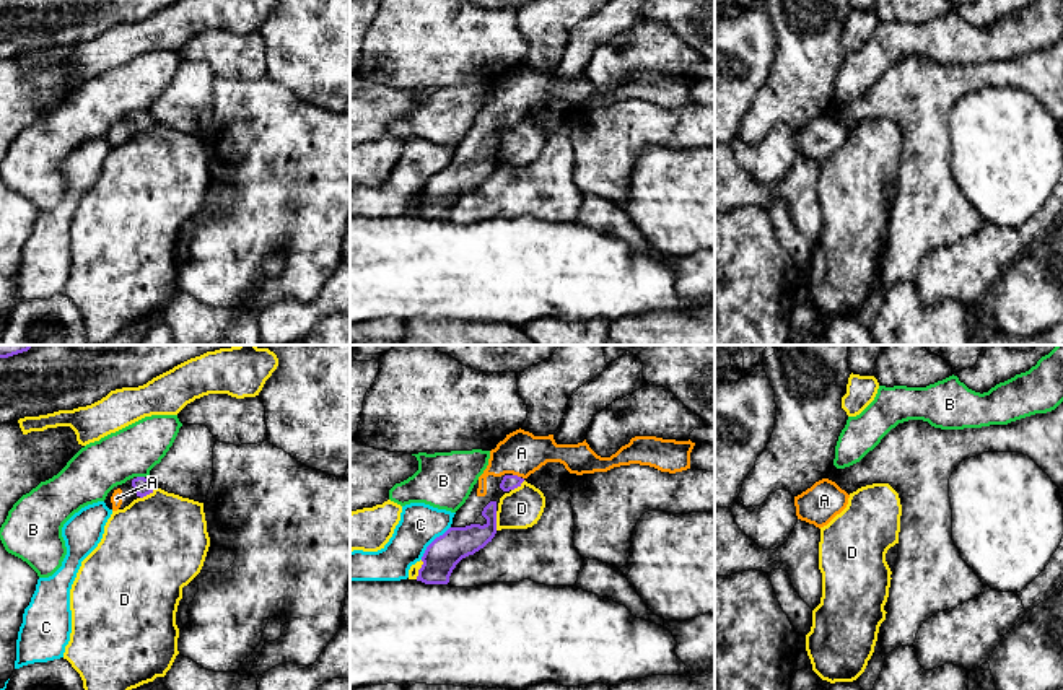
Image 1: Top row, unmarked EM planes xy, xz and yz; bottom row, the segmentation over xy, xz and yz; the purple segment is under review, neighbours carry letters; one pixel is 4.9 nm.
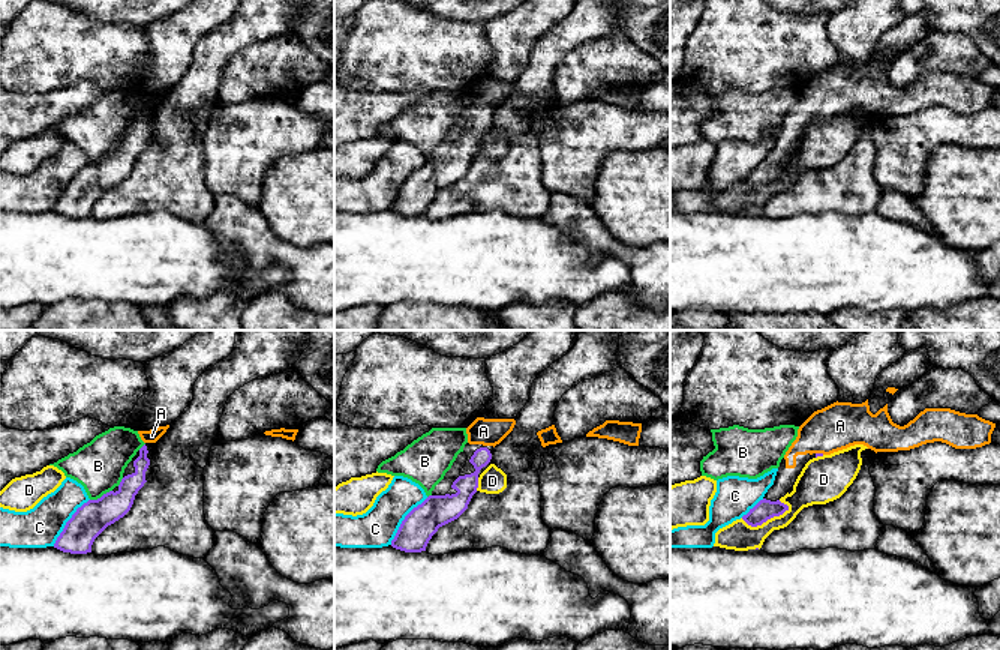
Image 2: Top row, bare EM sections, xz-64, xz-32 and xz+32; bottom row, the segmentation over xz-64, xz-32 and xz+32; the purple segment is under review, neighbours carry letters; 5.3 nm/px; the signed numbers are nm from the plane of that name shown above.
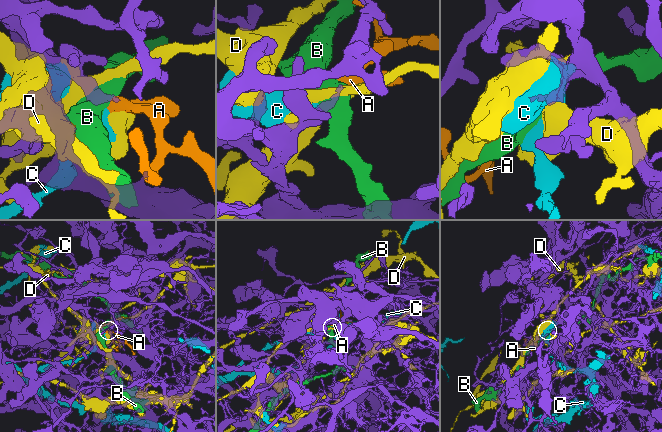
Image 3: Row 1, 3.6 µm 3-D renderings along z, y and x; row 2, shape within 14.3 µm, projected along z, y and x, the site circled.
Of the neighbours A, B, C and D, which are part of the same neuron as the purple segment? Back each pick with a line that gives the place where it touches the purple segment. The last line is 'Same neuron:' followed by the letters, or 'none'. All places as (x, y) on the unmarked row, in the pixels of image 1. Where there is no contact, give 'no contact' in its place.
A: meets purple in xz at (516, 111)
Same neuron: A

